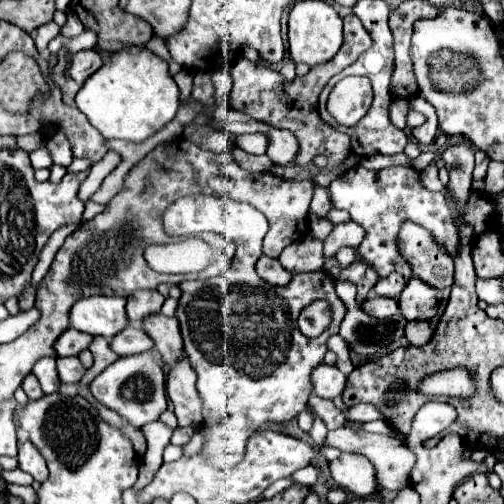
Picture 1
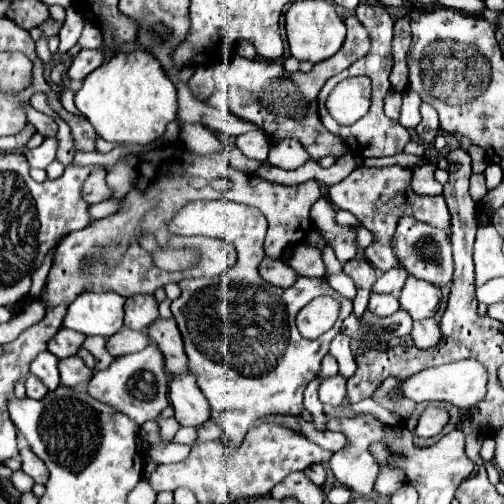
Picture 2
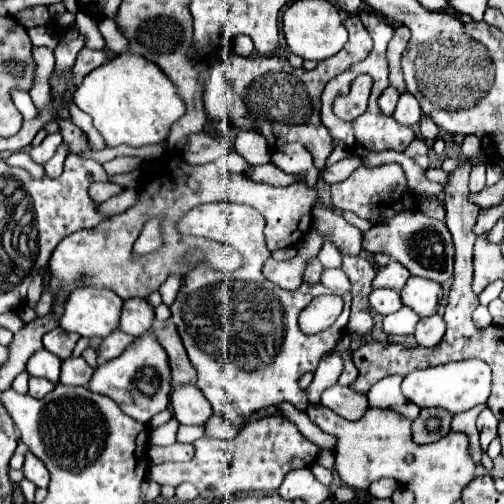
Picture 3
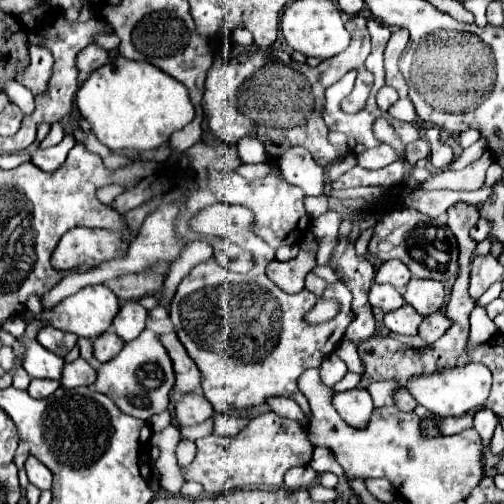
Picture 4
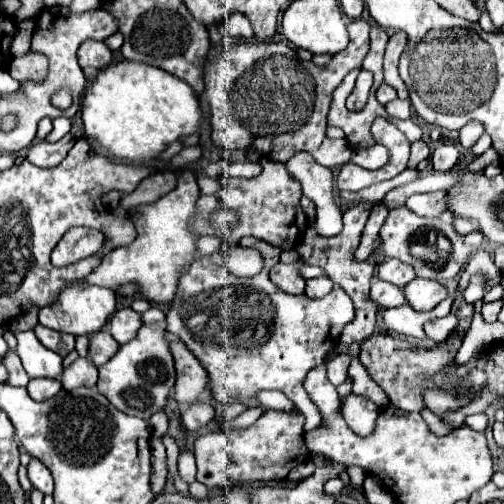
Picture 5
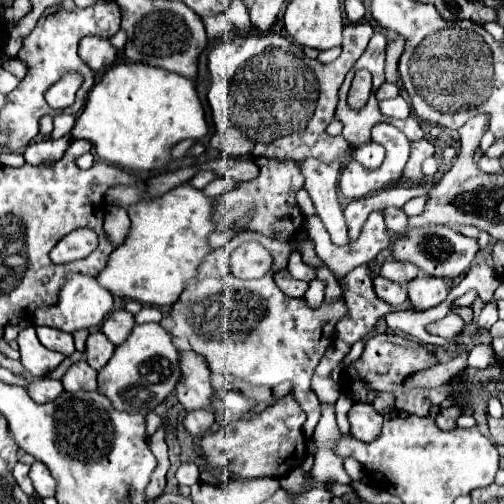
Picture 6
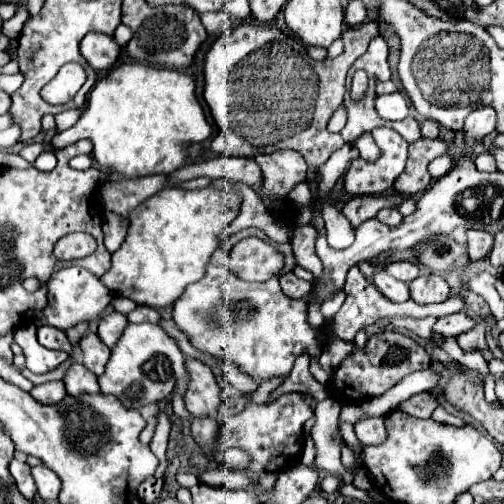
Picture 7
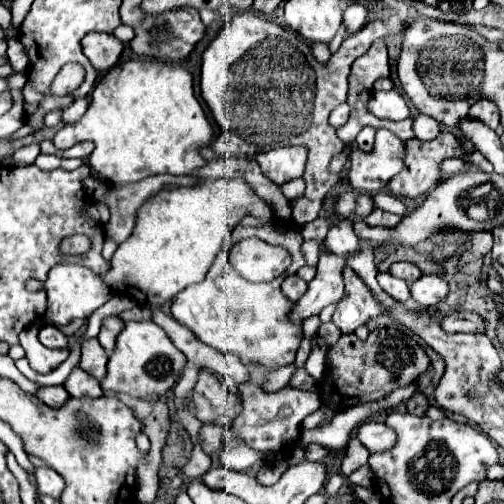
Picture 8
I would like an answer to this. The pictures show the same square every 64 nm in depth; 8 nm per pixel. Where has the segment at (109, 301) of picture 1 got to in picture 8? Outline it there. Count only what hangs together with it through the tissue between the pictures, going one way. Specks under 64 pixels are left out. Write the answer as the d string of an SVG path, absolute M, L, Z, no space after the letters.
M58 264L50 270L48 280L44 282L44 290L48 292L48 306L44 320L48 324L70 324L76 318L88 318L94 310L104 306L112 298L112 290L102 282L98 274L78 264Z

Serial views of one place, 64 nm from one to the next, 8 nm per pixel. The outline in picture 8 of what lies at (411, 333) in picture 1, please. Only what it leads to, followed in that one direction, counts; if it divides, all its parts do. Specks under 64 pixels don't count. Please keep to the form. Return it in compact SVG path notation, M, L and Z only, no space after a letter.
M452 312L440 320L440 328L446 334L456 334L456 332L484 332L484 320L478 314L472 312Z

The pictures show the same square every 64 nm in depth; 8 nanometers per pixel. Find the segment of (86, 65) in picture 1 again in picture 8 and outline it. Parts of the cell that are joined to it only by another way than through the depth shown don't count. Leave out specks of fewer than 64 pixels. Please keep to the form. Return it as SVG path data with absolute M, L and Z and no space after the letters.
M90 32L82 38L82 52L98 72L110 70L118 62L122 48L122 42L114 34Z

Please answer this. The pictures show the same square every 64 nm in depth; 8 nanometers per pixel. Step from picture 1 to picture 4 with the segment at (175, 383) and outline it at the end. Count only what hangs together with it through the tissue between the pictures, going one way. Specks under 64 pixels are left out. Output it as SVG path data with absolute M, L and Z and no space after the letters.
M200 392L180 394L176 398L174 408L176 408L176 420L180 426L200 424L200 422L212 418L212 414L214 414L212 404Z

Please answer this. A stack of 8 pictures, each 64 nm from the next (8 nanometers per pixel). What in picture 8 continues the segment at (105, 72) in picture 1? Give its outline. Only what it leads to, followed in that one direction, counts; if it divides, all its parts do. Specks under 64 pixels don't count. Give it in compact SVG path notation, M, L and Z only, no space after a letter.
M128 60L116 64L108 74L94 86L90 96L90 106L86 114L70 126L58 130L52 138L56 148L68 148L76 142L90 140L94 150L90 154L90 166L98 176L110 184L128 184L138 182L146 176L168 172L168 174L190 174L194 168L204 164L198 148L206 146L212 138L212 126L206 120L206 114L200 102L194 96L192 74L180 64L166 64L156 60Z

